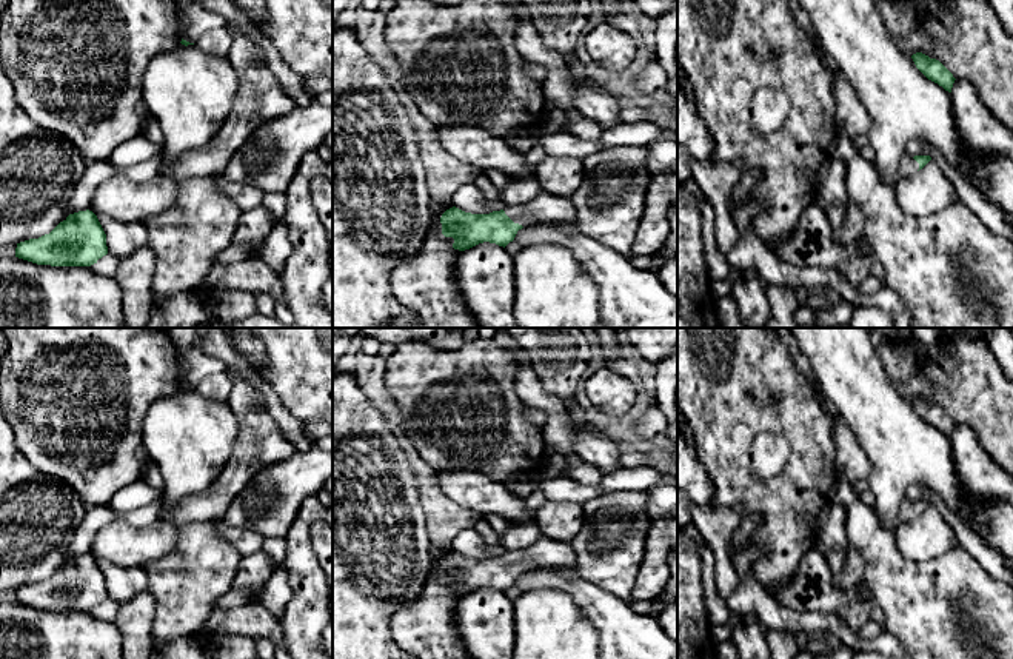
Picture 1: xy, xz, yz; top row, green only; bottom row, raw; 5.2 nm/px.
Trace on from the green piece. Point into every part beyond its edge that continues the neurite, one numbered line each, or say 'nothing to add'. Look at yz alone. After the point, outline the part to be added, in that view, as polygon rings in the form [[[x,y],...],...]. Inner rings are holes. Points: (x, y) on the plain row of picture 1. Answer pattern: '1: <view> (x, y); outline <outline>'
1: yz (909, 510); outline [[[904,499],[901,502],[901,510],[899,510],[901,522],[913,520],[918,514],[919,514],[919,508],[911,500]]]

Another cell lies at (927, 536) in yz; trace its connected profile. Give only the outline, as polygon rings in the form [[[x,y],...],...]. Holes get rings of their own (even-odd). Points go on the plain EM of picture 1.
[[[931,503],[913,520],[894,527],[898,550],[913,562],[925,562],[958,547],[953,527]]]

